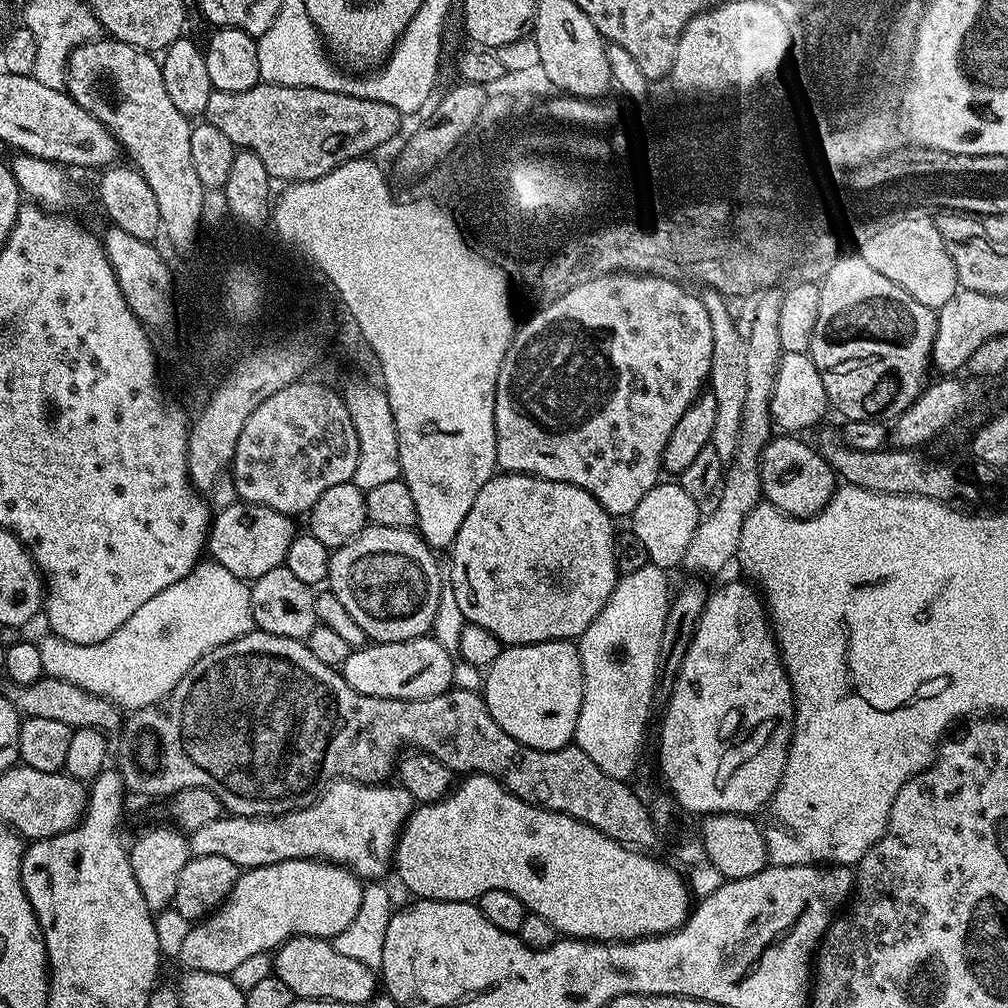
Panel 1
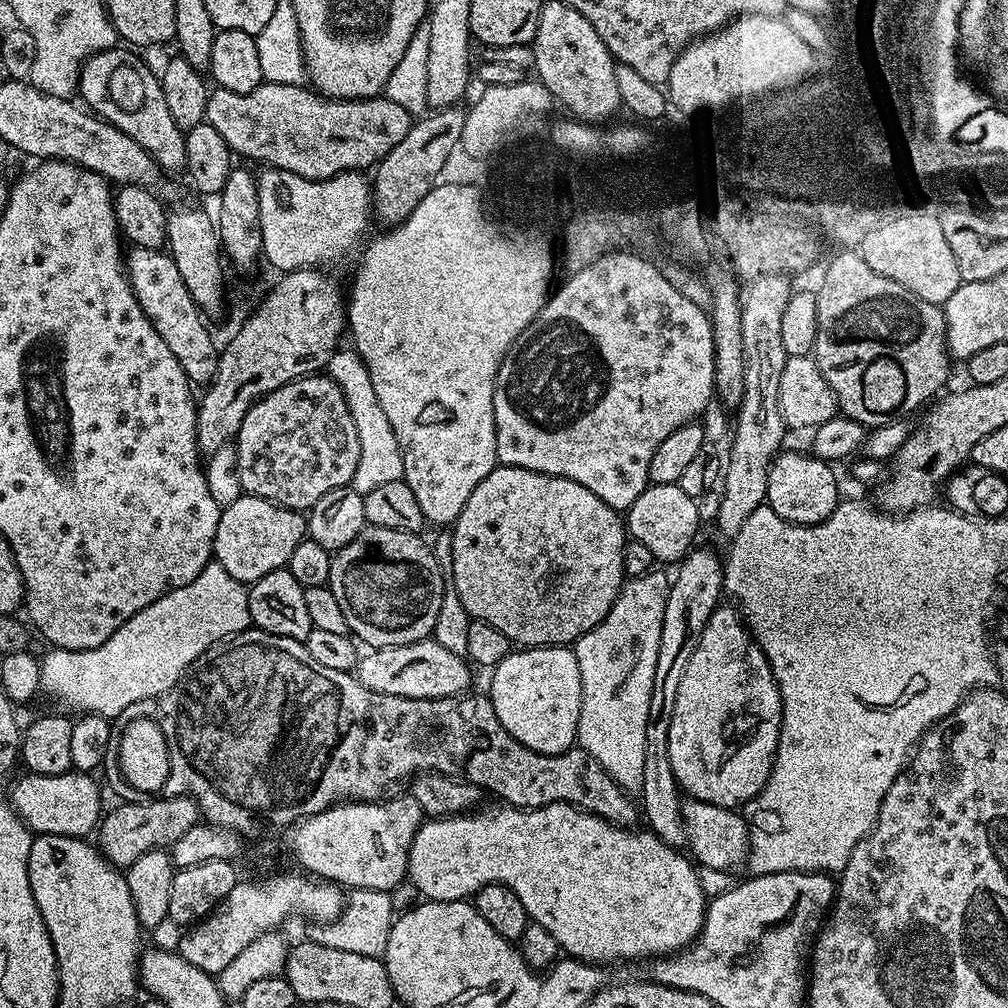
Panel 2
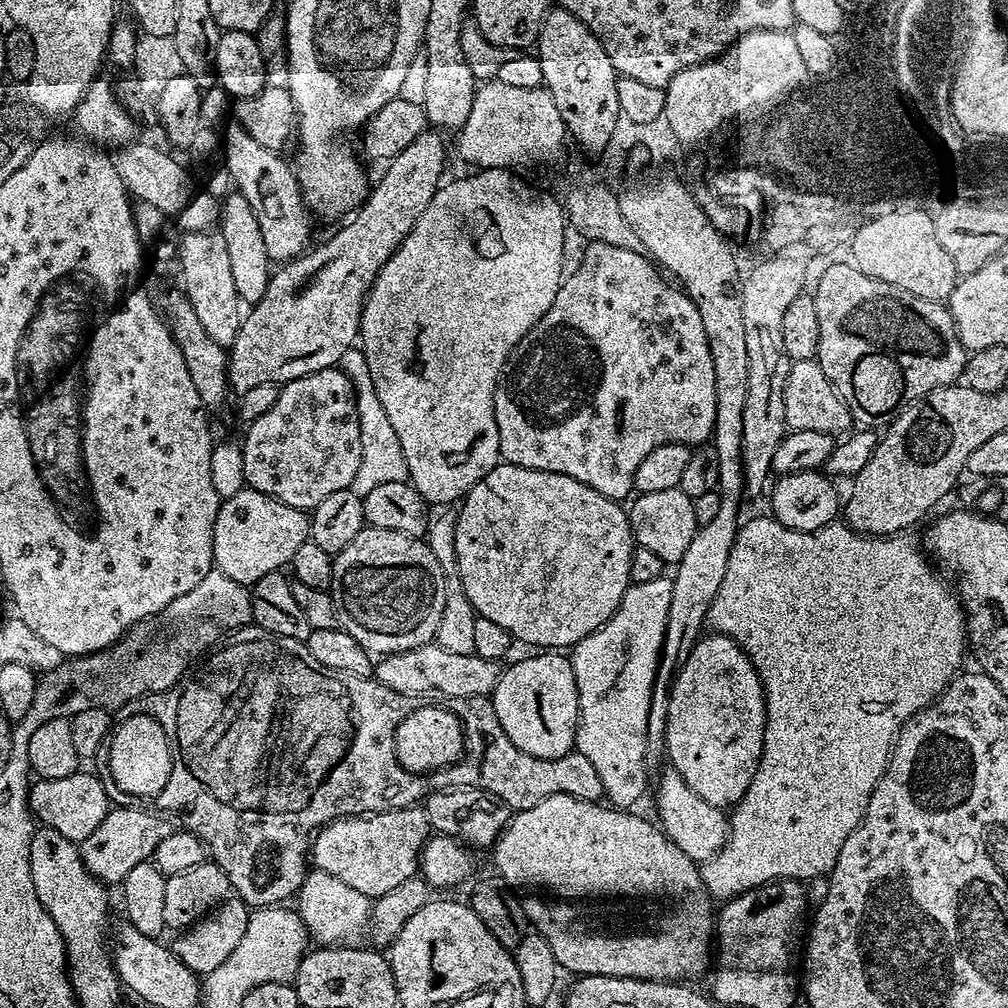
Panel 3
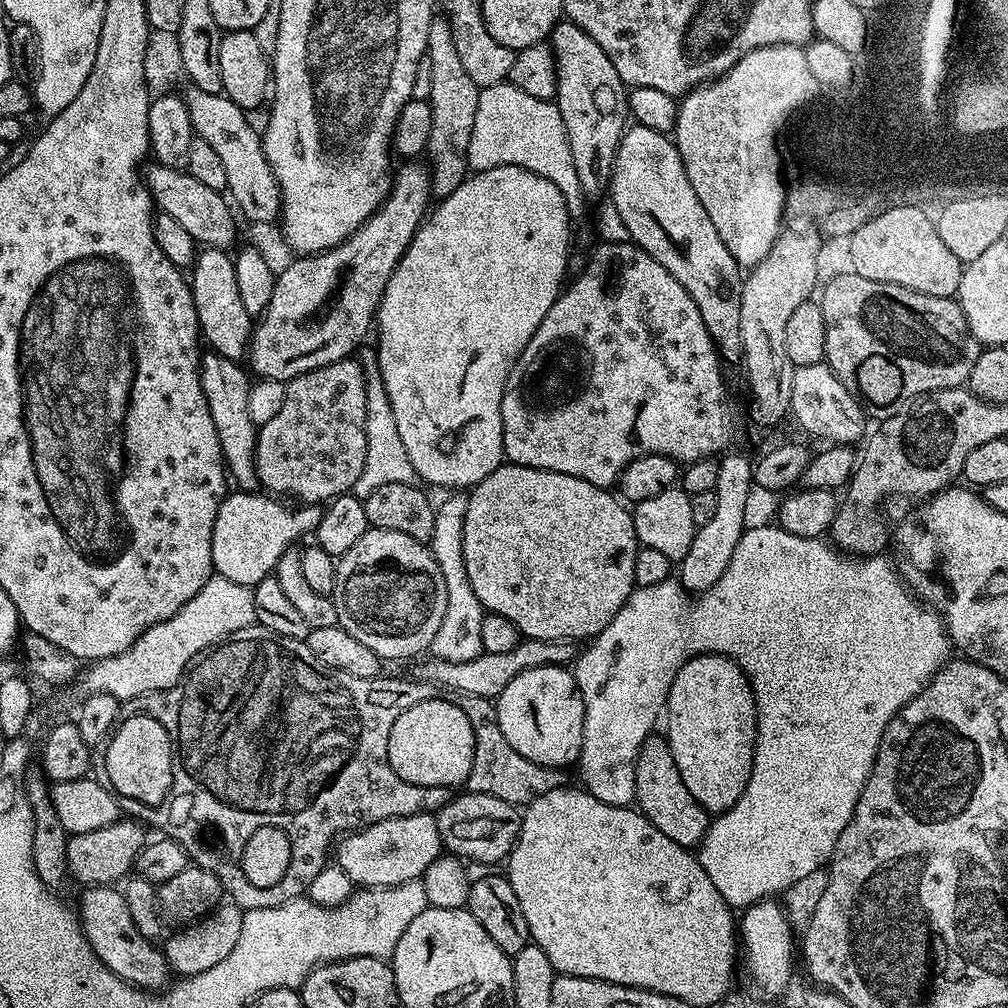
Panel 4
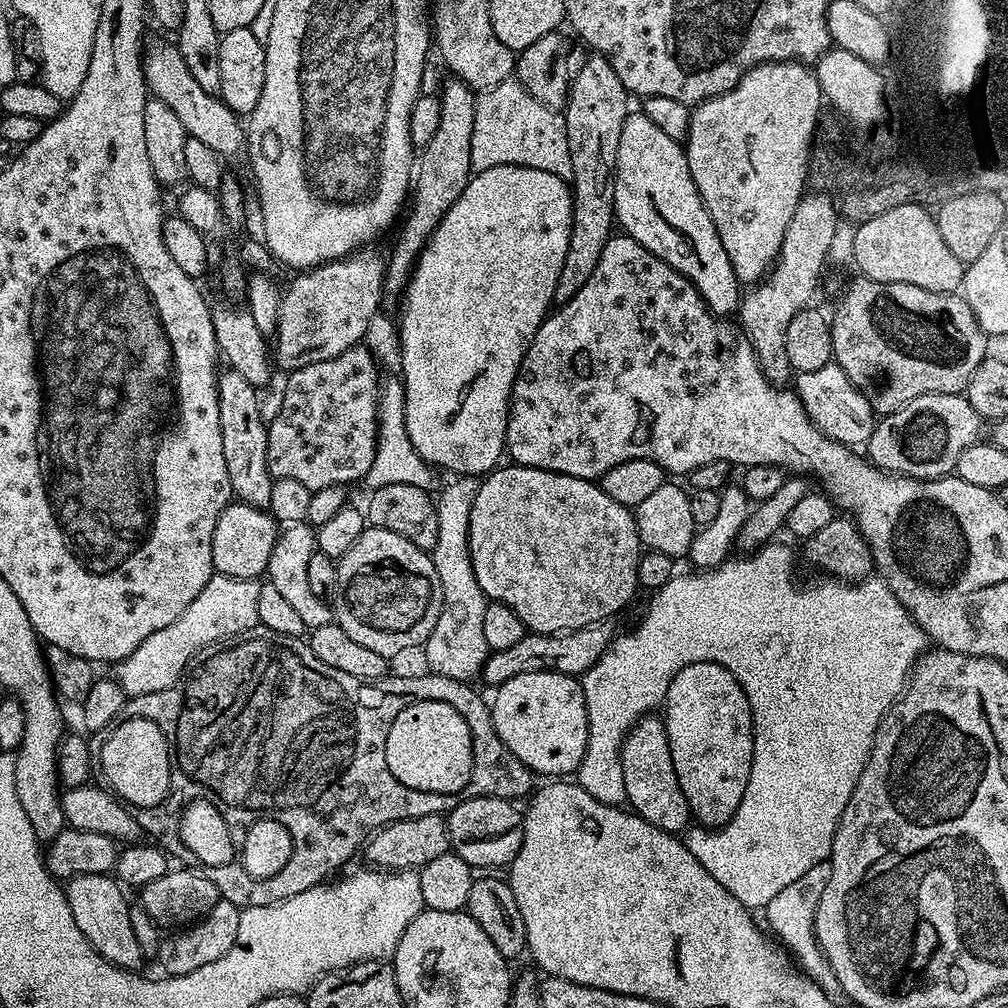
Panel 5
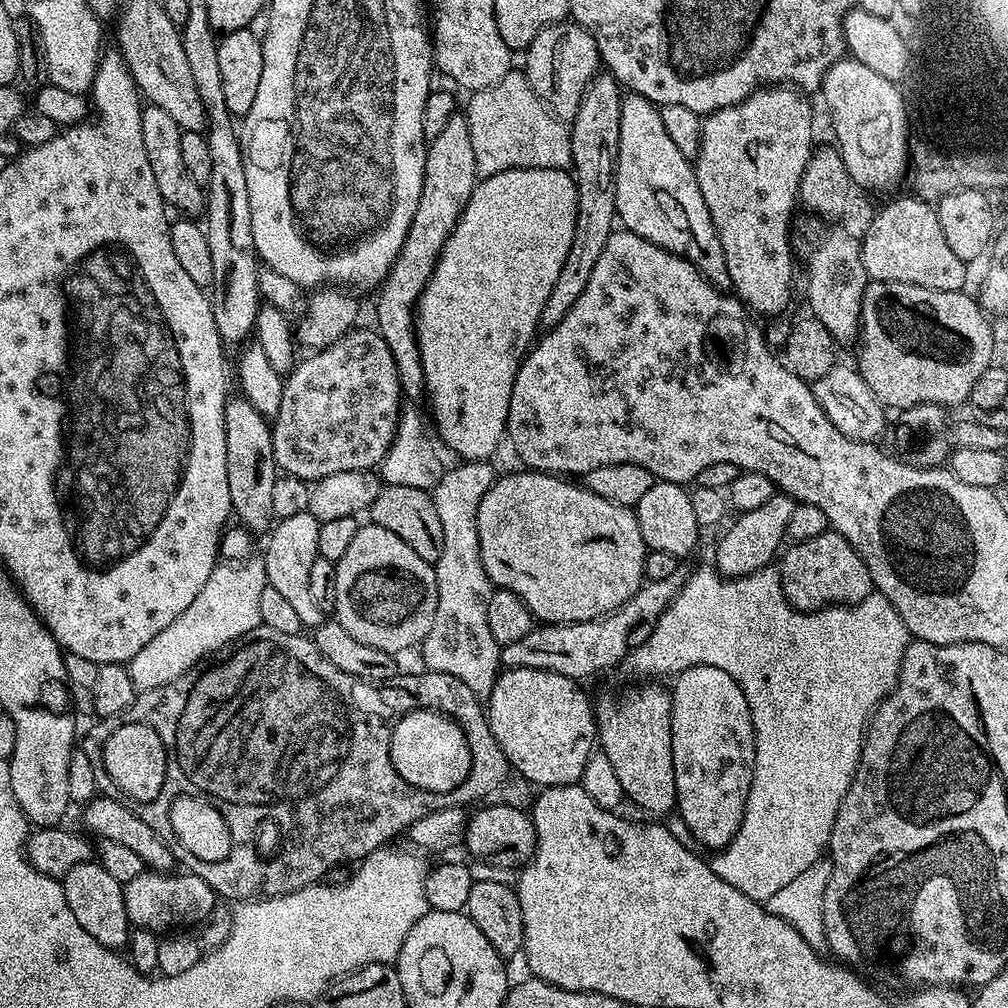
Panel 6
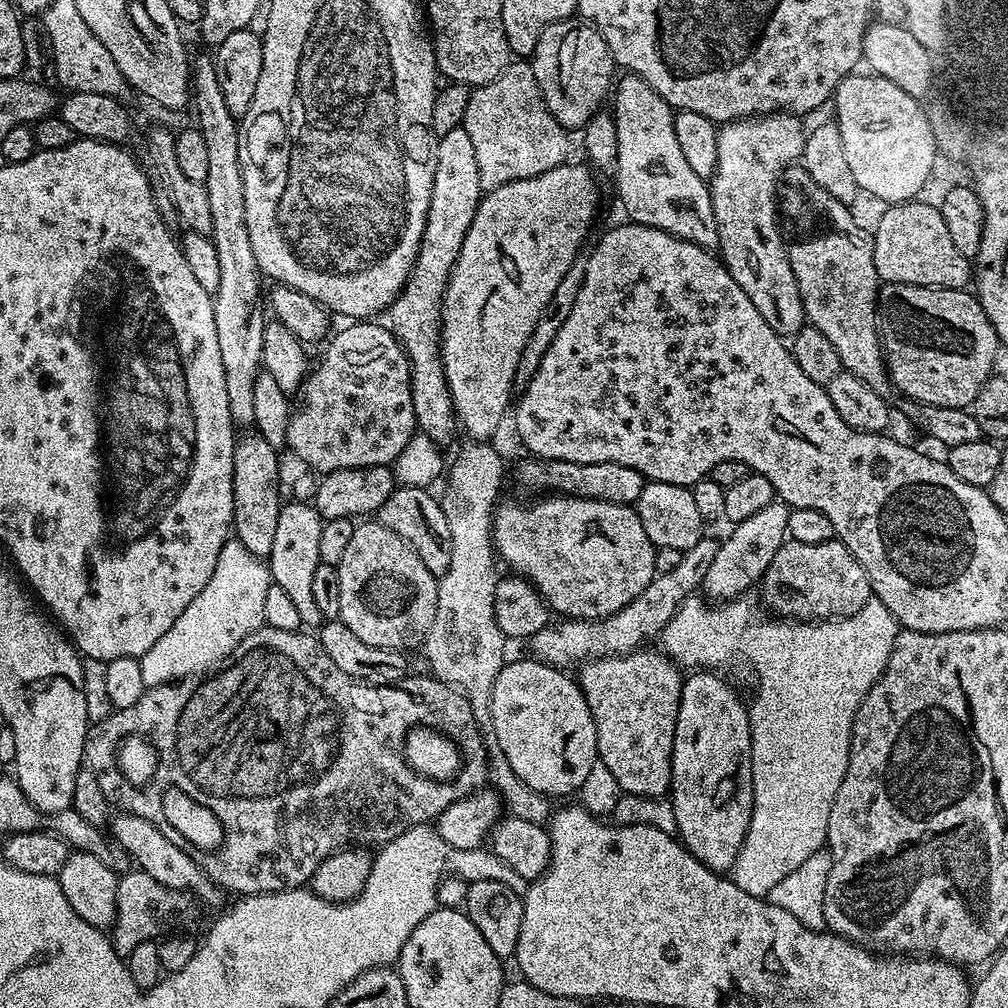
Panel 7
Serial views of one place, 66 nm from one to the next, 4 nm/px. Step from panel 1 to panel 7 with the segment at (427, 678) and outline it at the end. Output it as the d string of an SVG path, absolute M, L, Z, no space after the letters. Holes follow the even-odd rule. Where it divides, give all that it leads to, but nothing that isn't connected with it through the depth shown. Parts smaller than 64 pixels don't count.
M702 538L694 542L684 551L682 562L674 566L674 570L657 572L655 578L622 610L604 617L603 620L574 620L561 619L559 622L550 622L538 634L534 634L530 641L531 655L543 664L561 670L571 669L590 660L601 660L607 656L626 656L630 652L643 649L647 640L655 641L663 632L666 622L674 618L674 614L683 608L686 598L693 595L703 585L706 570L710 570L710 562L714 562L718 544L714 539Z

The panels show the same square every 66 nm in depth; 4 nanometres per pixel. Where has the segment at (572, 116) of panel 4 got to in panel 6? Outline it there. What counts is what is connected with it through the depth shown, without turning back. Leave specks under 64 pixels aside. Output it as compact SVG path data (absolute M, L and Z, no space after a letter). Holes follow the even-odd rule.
M611 74L593 76L584 92L582 102L578 106L578 114L570 121L572 137L571 175L576 182L576 217L574 218L574 234L570 238L570 254L566 254L566 262L562 262L562 271L554 282L554 290L550 290L550 298L546 298L546 306L542 306L540 328L547 330L558 326L562 318L578 302L578 294L586 290L586 282L590 280L590 270L594 270L594 262L598 262L598 254L602 254L602 246L612 237L616 214L616 159L618 158L618 122L622 122L622 88Z

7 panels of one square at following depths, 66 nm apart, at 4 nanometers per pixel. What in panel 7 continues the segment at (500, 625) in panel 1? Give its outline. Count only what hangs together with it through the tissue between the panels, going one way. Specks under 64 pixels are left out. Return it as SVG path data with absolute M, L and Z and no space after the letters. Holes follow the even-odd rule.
M544 494L533 500L536 500L533 504L519 504L516 500L510 501L509 504L504 504L505 502L497 503L492 514L492 546L495 555L499 559L501 556L512 567L509 569L515 575L524 577L528 583L536 587L536 593L548 603L549 609L555 615L557 612L557 617L574 620L603 620L604 617L622 610L622 606L626 606L631 600L638 598L638 594L642 594L642 590L646 590L646 586L650 586L650 582L657 574L654 566L657 547L650 542L650 538L646 538L646 529L642 526L642 518L638 518L635 507L606 502L605 500L587 500L581 496L565 496L563 494Z

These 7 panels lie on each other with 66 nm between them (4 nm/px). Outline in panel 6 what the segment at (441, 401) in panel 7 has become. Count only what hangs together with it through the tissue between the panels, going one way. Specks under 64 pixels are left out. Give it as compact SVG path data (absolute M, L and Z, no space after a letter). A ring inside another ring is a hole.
M467 115L452 116L446 126L439 131L439 135L428 144L426 154L426 170L422 182L422 198L418 198L418 210L414 210L414 222L410 222L410 230L406 234L406 242L402 242L402 250L388 272L383 284L379 285L376 296L376 324L375 331L380 333L386 344L390 346L390 354L394 354L394 362L398 366L400 390L405 397L423 401L426 396L424 387L424 371L420 347L416 341L416 309L420 302L420 295L426 290L430 278L436 269L440 251L446 246L466 202L470 202L470 194L476 189L478 177L474 162L474 146L470 142L470 126Z

